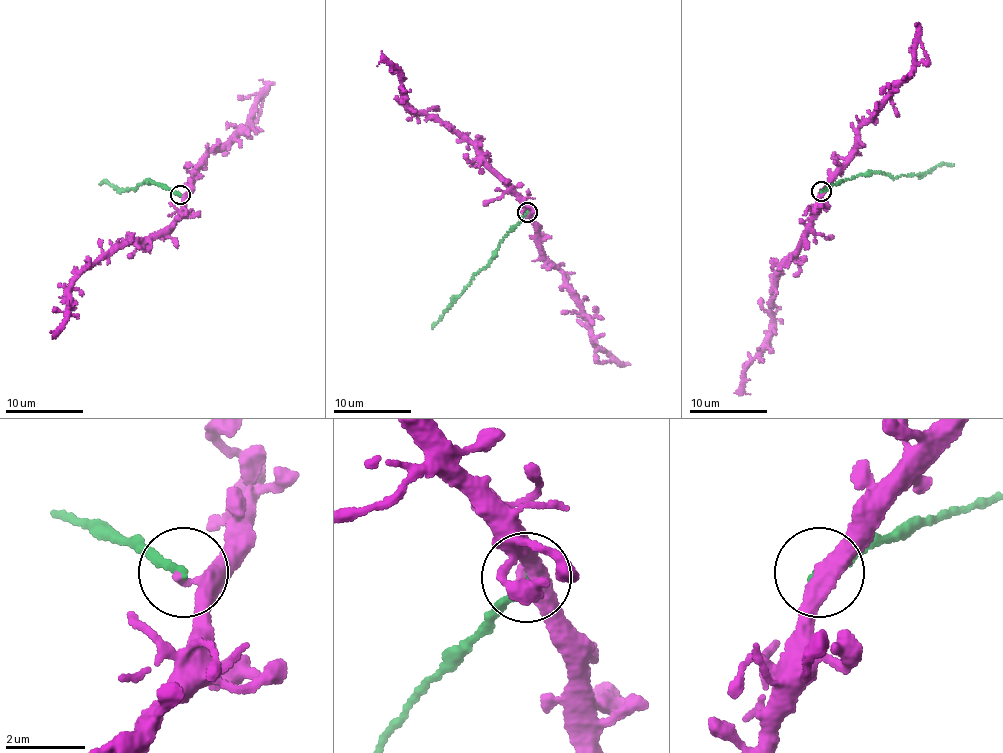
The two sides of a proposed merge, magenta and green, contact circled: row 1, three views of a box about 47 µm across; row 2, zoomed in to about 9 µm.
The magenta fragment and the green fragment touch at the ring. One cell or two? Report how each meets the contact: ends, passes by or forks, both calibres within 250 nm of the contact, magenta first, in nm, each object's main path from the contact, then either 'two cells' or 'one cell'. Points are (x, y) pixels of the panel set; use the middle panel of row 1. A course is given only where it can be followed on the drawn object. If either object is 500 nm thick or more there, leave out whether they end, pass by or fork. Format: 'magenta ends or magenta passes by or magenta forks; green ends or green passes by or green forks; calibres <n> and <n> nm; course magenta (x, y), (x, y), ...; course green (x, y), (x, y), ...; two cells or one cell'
magenta ends; green ends; calibres 260 and 190 nm; course magenta (526, 213), (528, 211), (521, 205), (518, 193), (490, 167), (470, 143), (404, 100), (399, 75), (381, 51); course green (528, 213), (510, 226), (499, 245), (462, 290), (454, 296), (432, 329); two cells

